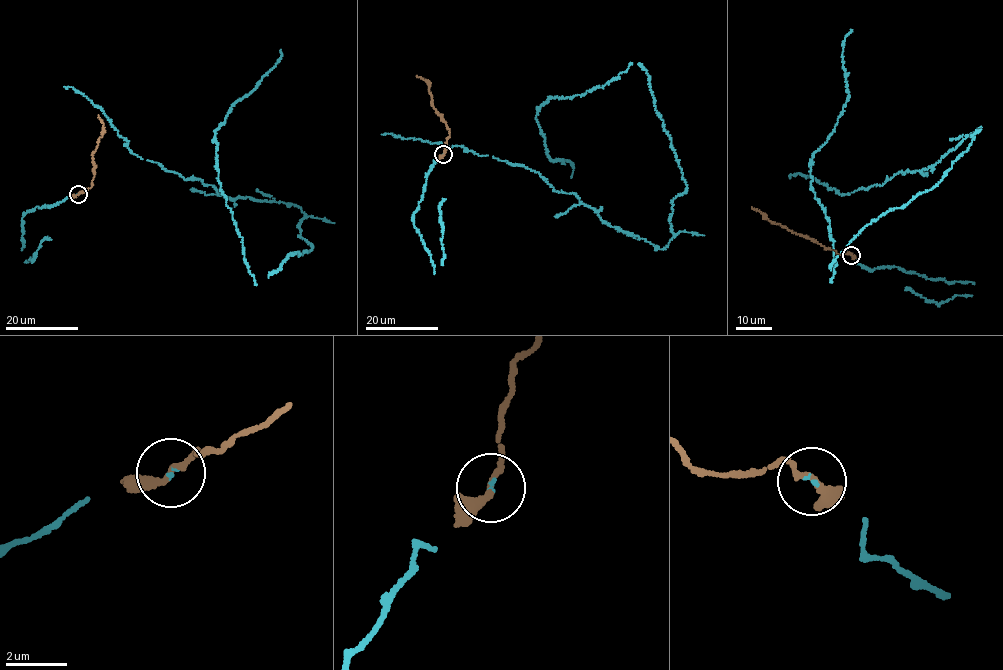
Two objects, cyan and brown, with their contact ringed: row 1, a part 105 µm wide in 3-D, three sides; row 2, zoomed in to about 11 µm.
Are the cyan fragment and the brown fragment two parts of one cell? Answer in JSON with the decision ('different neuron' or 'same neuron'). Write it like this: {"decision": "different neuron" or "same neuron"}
{"decision": "same neuron"}

